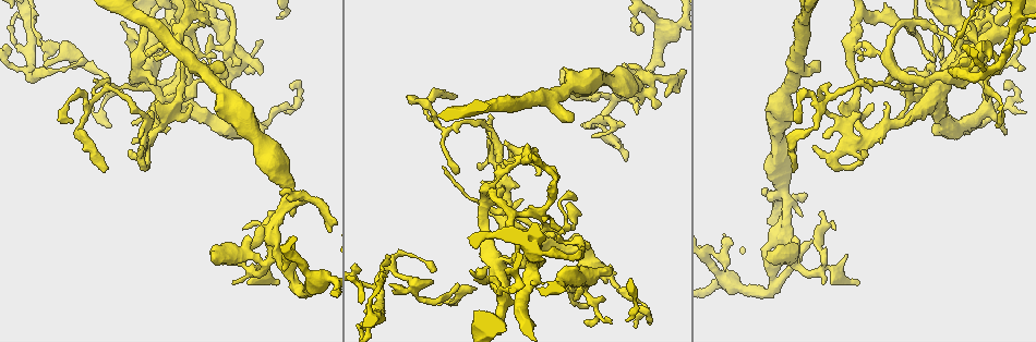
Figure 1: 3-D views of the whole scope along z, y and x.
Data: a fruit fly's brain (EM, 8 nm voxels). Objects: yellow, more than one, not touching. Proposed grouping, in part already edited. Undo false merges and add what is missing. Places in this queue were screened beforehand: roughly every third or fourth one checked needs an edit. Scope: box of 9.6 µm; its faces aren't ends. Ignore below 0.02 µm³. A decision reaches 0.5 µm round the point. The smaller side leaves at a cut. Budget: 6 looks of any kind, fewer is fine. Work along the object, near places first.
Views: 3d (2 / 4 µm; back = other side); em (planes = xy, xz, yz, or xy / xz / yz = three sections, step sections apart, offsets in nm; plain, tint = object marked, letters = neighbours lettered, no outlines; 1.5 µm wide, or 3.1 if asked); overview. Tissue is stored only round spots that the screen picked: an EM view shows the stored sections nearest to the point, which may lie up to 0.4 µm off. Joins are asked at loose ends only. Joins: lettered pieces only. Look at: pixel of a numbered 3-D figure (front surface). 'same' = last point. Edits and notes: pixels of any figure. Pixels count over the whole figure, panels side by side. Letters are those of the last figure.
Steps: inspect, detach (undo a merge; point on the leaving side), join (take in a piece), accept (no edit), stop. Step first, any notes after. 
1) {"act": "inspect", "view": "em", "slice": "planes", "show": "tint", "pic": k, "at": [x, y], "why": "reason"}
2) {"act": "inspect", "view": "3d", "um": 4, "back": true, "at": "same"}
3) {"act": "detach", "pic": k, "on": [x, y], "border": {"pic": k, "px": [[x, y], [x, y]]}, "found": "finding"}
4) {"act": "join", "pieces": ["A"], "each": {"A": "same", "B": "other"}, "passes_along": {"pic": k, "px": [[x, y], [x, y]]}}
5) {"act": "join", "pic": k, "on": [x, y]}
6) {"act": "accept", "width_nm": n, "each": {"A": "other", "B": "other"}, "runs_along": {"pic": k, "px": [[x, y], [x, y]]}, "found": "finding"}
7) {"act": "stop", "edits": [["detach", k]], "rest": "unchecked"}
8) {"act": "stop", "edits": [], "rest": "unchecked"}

{"act": "inspect", "view": "3d", "um": 2, "pic": 1, "at": [575, 298], "why": "branch stops here"}

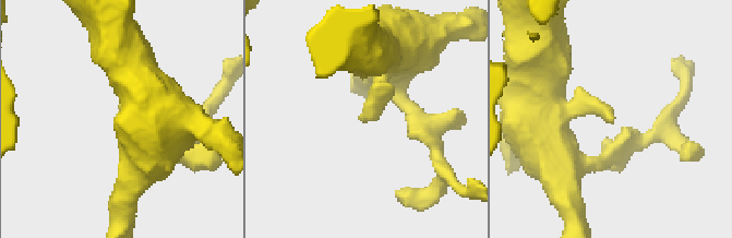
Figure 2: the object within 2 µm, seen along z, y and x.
{"act": "inspect", "view": "em", "slice": "planes", "show": "letters", "pic": 2, "at": [613, 122], "why": "now the EM"}

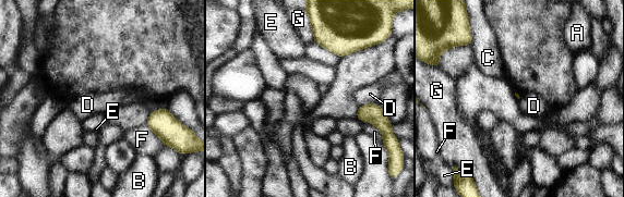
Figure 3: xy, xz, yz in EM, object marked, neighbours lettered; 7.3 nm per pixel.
{"act": "accept", "each": {"A": "other", "B": "other", "C": "other", "D": "other", "E": "other", "F": "other", "G": "other"}, "border": {"pic": 3, "px": [[376, 102], [361, 105], [358, 108]]}, "found": "no lettered piece goes on from it"}

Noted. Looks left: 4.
{"act": "inspect", "view": "3d", "um": 4, "pic": 1, "at": [519, 159], "why": "sharp bend"}

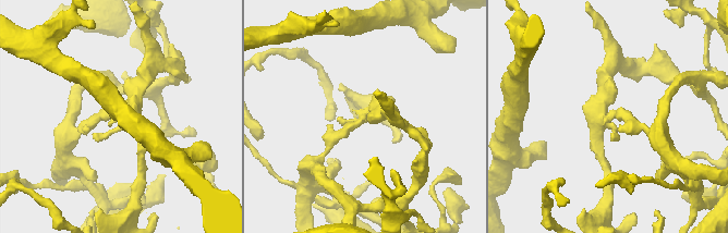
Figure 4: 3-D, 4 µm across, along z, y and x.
{"act": "inspect", "view": "em", "slice": "planes", "show": "letters", "pic": 4, "at": [606, 121], "why": "shape alone is not enough"}

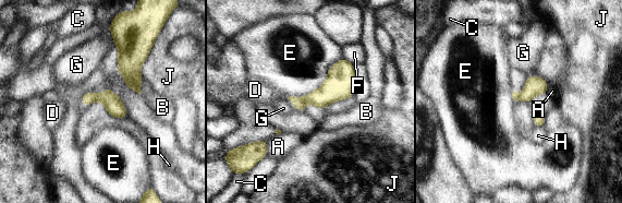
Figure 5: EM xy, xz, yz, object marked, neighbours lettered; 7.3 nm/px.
{"act": "detach", "pic": 5, "on": [88, 98], "width_nm": 130, "each": {"A": "other", "B": "other", "C": "other", "D": "other", "E": "other", "F": "other", "G": "other", "H": "other", "J": "other"}, "border": {"pic": 5, "px": [[94, 94], [97, 99]]}, "found": "a second neuron is stuck on"}

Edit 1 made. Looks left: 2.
{"act": "stop", "edits": [["detach", 5]], "rest": "unchecked"}

